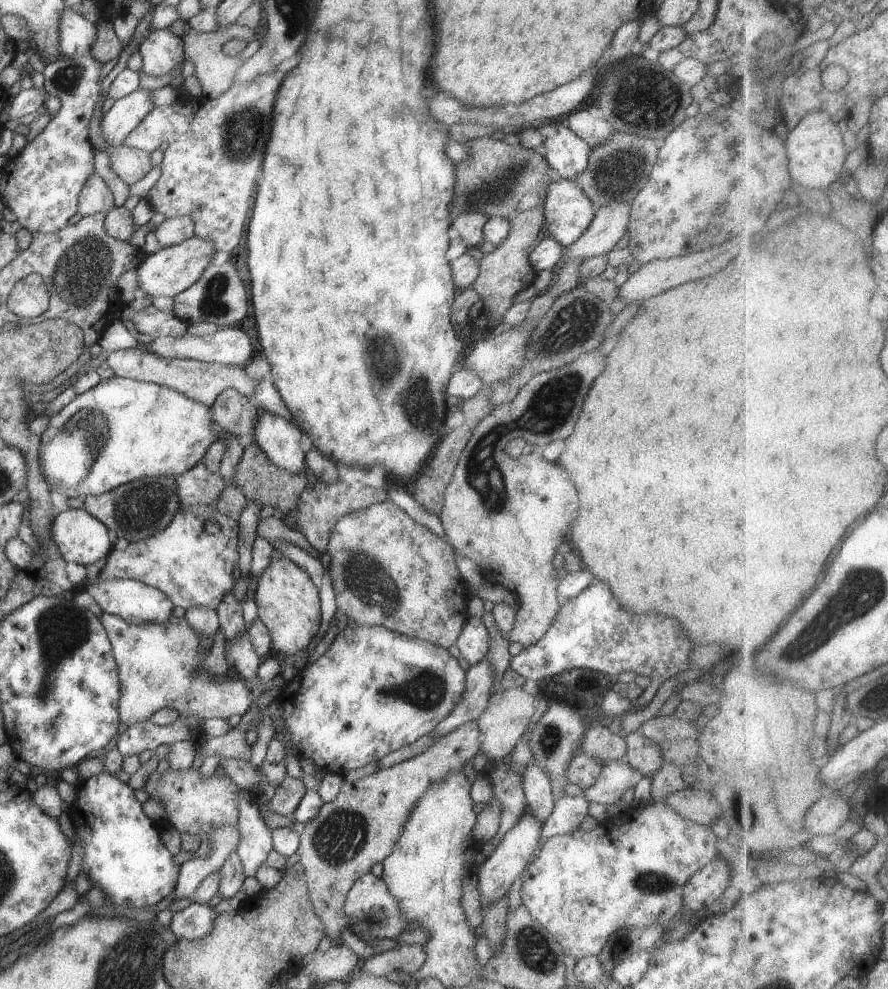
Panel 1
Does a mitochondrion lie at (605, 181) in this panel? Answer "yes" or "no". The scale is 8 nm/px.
yes

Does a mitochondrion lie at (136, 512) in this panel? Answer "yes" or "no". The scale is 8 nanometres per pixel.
yes

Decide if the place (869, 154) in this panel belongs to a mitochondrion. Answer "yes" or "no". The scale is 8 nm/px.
no

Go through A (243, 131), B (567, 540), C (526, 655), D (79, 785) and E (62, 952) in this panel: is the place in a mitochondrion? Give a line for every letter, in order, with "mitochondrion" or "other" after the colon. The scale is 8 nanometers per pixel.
A: mitochondrion
B: other
C: other
D: other
E: other

